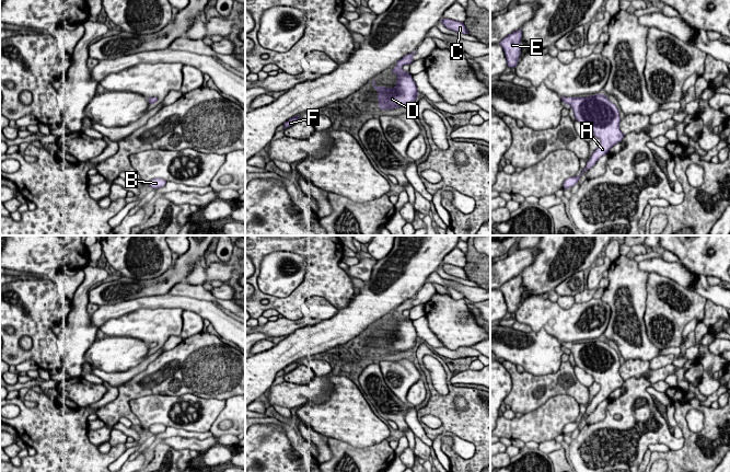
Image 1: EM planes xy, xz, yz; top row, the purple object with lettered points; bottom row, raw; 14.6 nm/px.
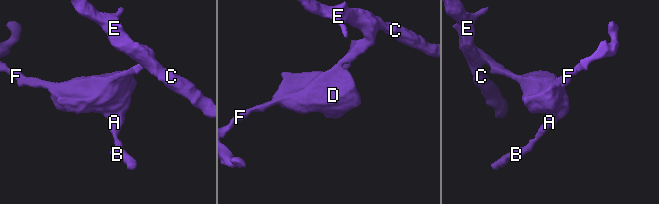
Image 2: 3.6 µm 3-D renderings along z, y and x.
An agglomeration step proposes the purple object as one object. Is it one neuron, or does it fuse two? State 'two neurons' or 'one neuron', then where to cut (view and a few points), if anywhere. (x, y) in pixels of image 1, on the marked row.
one neuron | no cut

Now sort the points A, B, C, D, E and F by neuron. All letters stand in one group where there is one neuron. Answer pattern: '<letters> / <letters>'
A B C D E F

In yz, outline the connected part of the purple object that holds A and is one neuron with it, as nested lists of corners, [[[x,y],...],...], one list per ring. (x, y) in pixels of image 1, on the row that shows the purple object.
[[[602,93],[587,97],[561,96],[561,100],[573,110],[576,120],[591,129],[594,137],[601,141],[581,174],[564,182],[564,189],[566,189],[576,185],[586,170],[591,169],[602,156],[609,153],[613,146],[622,141],[624,134],[619,129],[618,108]]]

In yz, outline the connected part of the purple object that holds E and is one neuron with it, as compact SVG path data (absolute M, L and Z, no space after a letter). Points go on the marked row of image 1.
M518 30L512 34L509 34L502 41L500 41L500 45L503 48L507 65L510 68L517 67L518 59L521 54L521 38L522 38L522 31Z

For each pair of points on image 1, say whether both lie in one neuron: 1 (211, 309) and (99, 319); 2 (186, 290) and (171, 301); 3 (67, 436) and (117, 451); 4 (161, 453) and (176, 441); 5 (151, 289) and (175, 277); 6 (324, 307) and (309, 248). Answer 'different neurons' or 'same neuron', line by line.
1: same neuron
2: different neurons
3: same neuron
4: different neurons
5: same neuron
6: different neurons

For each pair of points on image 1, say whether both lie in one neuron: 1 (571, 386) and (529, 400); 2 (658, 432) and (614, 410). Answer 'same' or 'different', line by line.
1: same
2: same

